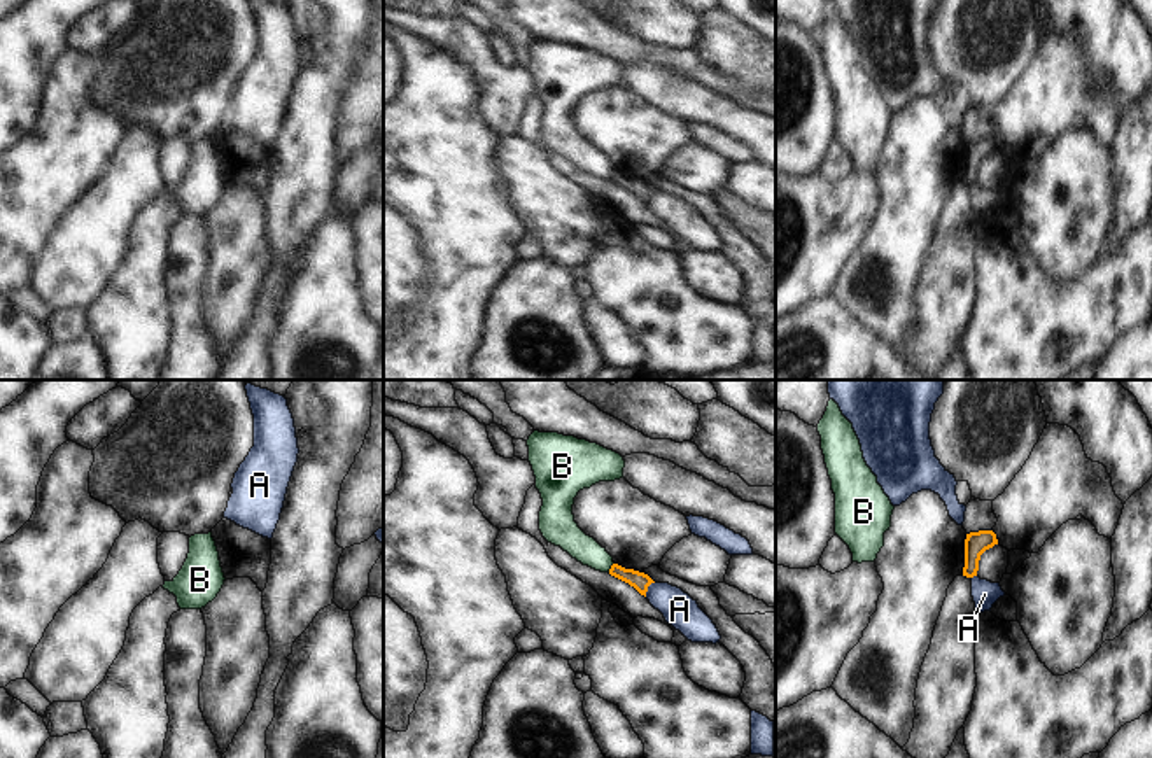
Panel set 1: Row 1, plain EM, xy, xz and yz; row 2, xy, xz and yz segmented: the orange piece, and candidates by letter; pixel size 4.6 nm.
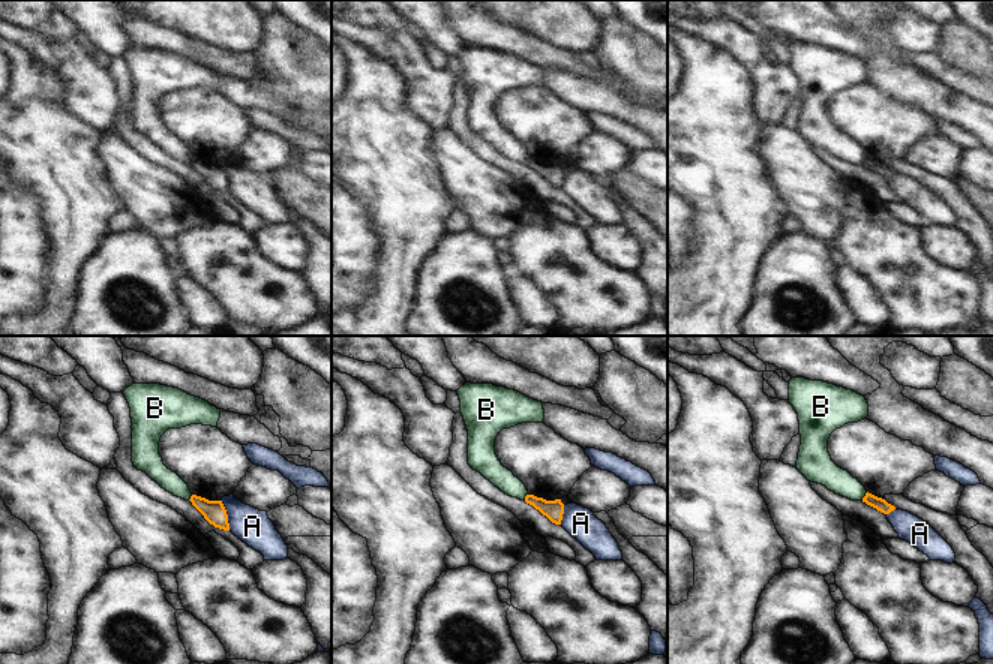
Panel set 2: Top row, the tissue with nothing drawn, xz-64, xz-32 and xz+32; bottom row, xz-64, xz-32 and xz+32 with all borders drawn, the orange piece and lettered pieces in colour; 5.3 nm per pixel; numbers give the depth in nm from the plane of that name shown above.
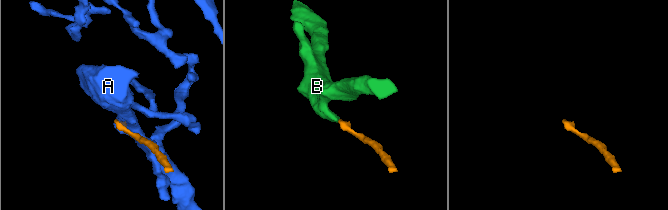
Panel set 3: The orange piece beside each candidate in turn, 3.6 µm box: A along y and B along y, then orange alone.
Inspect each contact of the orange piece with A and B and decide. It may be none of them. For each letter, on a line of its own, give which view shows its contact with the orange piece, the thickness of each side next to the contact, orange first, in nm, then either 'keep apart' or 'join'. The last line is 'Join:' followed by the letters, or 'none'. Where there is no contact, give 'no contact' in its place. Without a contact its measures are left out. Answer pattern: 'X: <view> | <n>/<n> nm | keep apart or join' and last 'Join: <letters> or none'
A: xz | 80/160 nm | keep apart
B: xz | 80/120 nm | keep apart
Join: none

